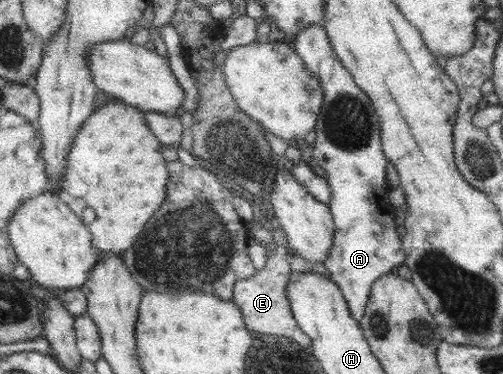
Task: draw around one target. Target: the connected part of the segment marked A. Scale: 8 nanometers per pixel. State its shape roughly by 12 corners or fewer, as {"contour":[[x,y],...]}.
{"contour":[[323,25],[291,42],[321,80],[312,157],[333,190],[323,266],[352,317],[407,260],[372,99]]}

